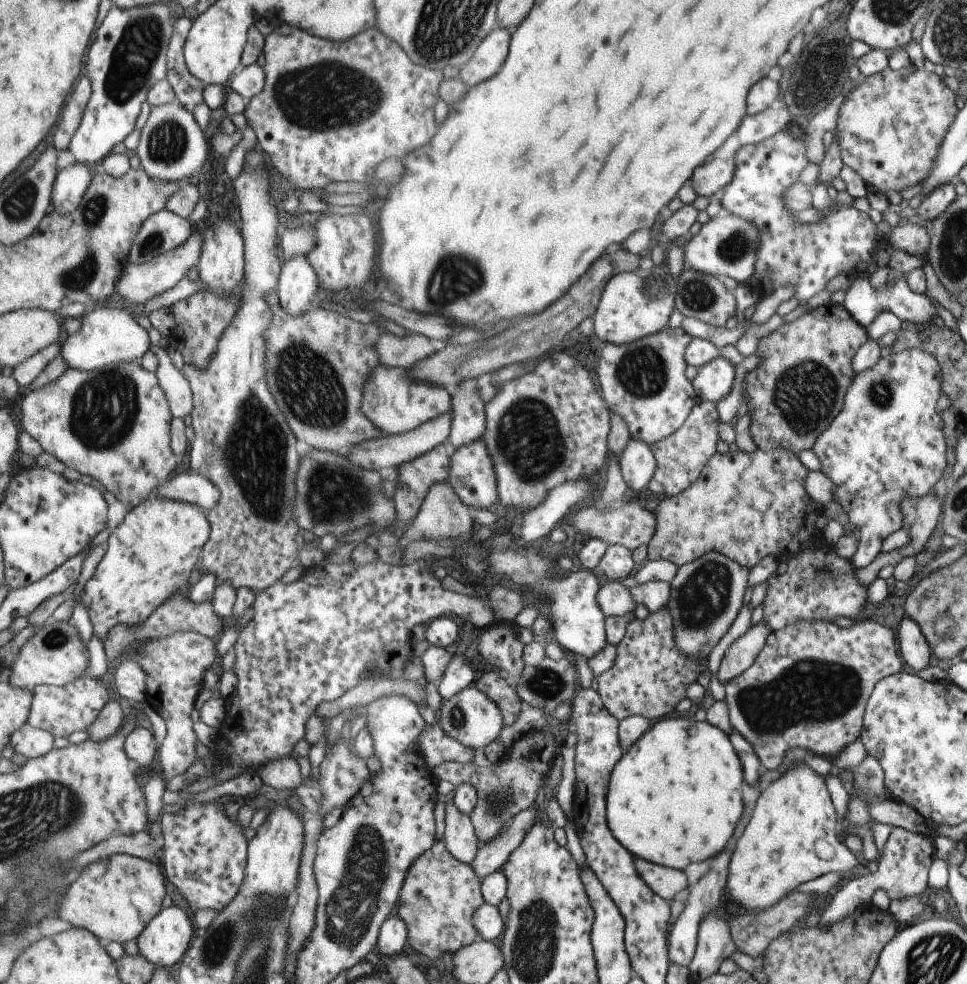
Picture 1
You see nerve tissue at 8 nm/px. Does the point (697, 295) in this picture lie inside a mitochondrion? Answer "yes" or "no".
yes

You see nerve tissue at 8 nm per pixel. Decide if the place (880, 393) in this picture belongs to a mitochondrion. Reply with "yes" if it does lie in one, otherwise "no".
yes

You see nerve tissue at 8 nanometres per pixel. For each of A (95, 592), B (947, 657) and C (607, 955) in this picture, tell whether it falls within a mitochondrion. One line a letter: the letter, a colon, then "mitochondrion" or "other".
A: other
B: other
C: other

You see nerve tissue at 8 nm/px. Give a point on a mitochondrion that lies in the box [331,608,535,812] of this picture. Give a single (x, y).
(456, 718)

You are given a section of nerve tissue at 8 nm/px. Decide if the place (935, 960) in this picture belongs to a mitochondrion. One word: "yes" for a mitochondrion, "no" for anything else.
yes

